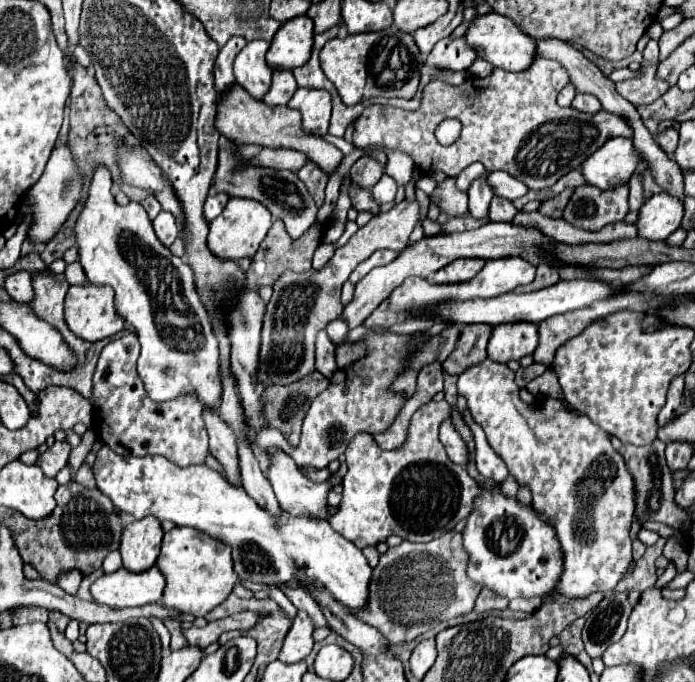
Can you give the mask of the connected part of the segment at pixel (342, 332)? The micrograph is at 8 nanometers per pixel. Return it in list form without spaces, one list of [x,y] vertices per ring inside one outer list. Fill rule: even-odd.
[[[341,318],[335,322],[329,322],[329,326],[327,326],[327,334],[335,346],[341,346],[347,340],[347,332],[349,332],[347,322]]]

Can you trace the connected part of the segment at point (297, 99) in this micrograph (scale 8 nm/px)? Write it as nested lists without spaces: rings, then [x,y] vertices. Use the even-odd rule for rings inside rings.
[[[297,88],[287,106],[297,108],[301,112],[305,132],[317,136],[327,134],[331,118],[331,94],[327,90]]]

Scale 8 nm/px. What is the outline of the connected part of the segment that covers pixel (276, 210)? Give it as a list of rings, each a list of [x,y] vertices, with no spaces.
[[[231,144],[231,150],[219,152],[219,166],[217,166],[211,190],[225,192],[235,198],[251,198],[261,202],[275,220],[281,220],[285,224],[285,230],[293,240],[301,238],[315,224],[317,210],[319,210],[313,196],[307,192],[305,184],[299,182],[295,172],[287,172],[287,170],[259,170],[253,166],[247,170],[235,170],[237,160],[235,160],[233,148],[235,144]]]

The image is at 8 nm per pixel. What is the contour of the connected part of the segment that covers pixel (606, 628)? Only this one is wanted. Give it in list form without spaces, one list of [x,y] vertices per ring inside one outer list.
[[[609,592],[599,606],[589,614],[583,628],[583,644],[591,658],[599,658],[605,648],[617,642],[627,628],[627,618],[633,606],[627,592]]]

